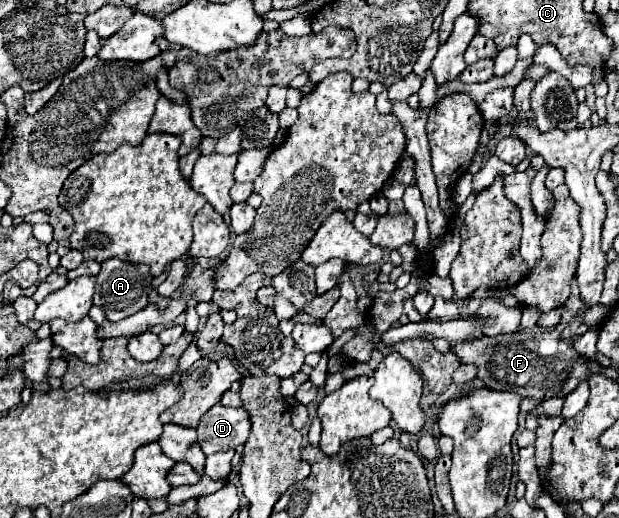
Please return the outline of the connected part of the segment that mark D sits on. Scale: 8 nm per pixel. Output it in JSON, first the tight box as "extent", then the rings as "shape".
{"extent":[197,405,249,455],"shape":[[[213,405],[197,423],[199,445],[205,455],[235,449],[243,445],[249,435],[249,419],[243,407]]]}

